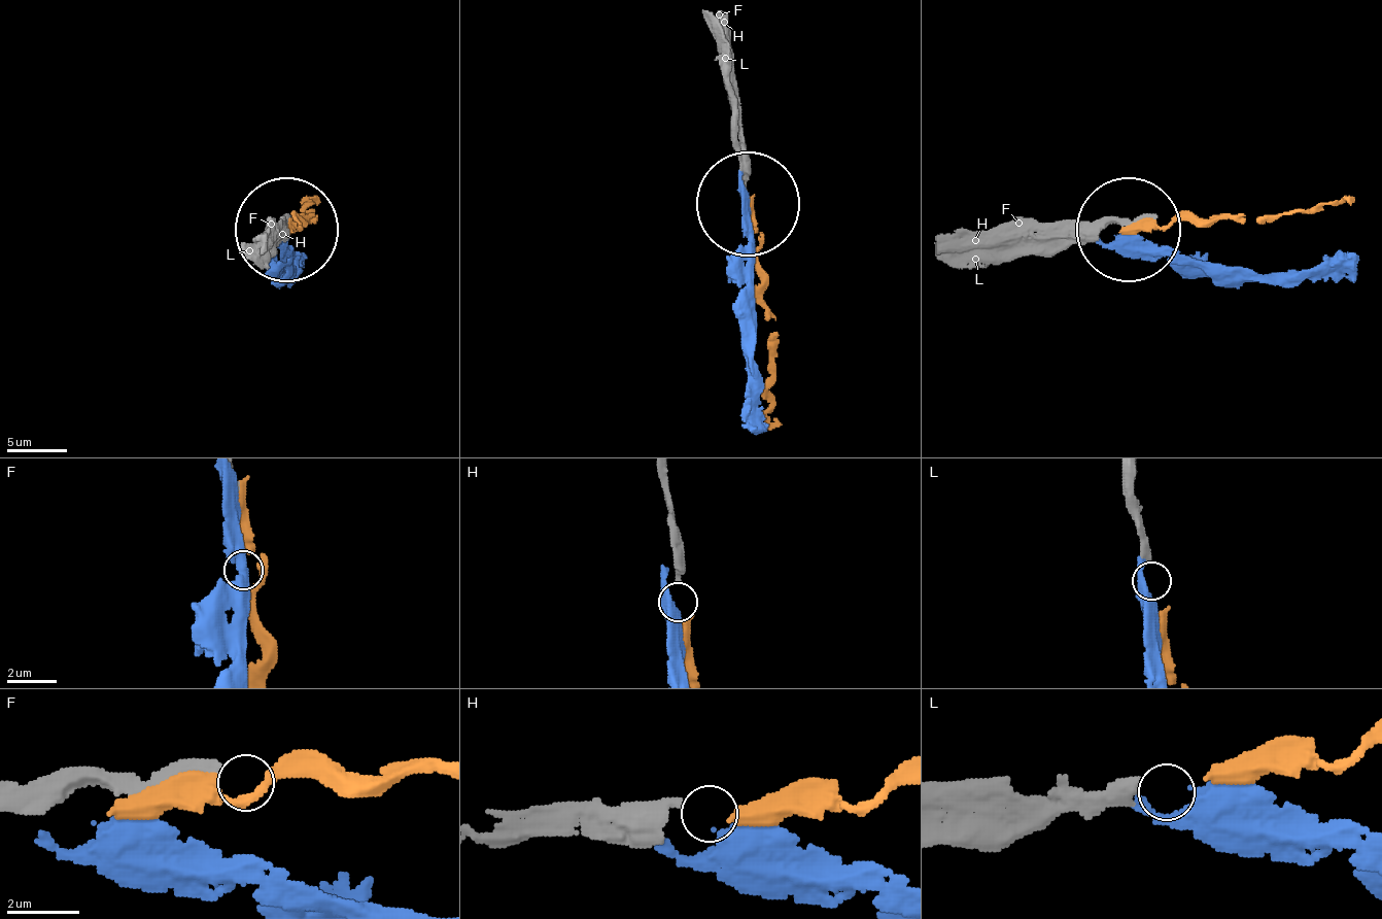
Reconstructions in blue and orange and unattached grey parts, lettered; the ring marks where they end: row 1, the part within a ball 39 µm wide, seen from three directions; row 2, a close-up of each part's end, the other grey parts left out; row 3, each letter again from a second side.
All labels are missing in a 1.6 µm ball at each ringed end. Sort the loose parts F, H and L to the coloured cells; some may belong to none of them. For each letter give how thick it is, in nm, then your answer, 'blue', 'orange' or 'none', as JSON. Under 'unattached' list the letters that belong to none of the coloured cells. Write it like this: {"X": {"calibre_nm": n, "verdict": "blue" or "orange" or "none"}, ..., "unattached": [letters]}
{"F": {"calibre_nm": 360, "verdict": "none"}, "H": {"calibre_nm": 320, "verdict": "orange"}, "L": {"calibre_nm": 380, "verdict": "blue"}, "unattached": ["F"]}

